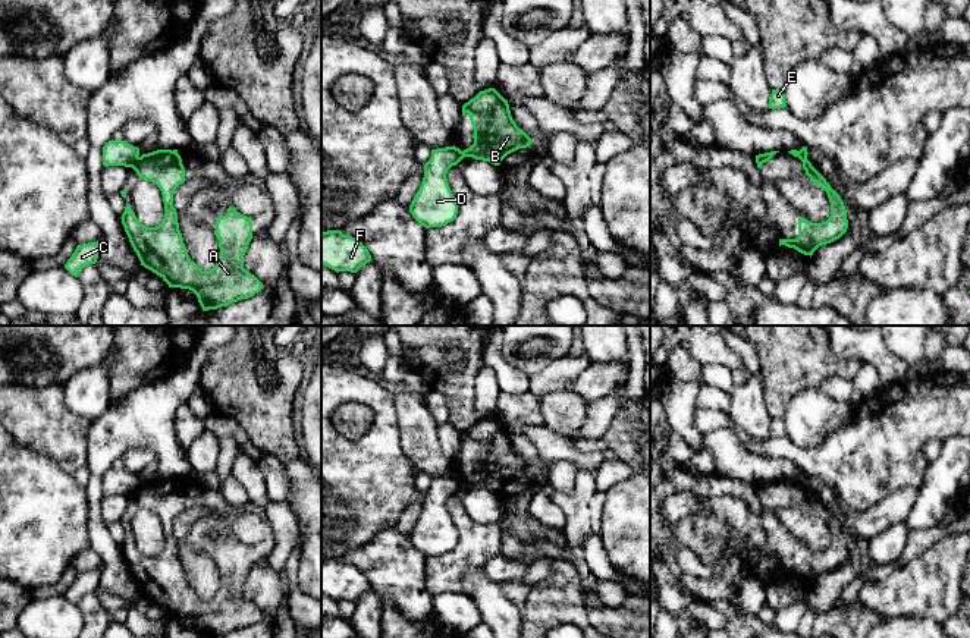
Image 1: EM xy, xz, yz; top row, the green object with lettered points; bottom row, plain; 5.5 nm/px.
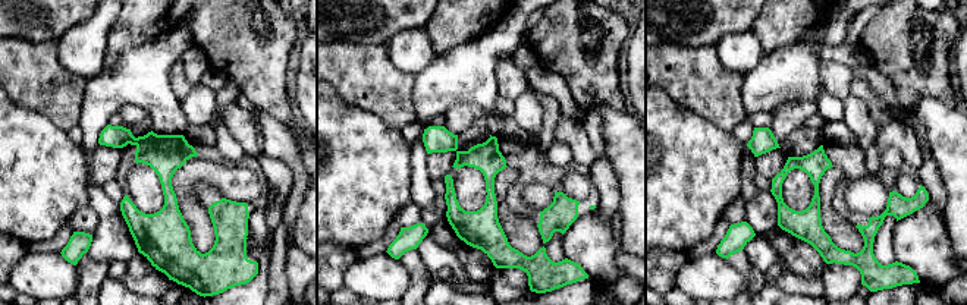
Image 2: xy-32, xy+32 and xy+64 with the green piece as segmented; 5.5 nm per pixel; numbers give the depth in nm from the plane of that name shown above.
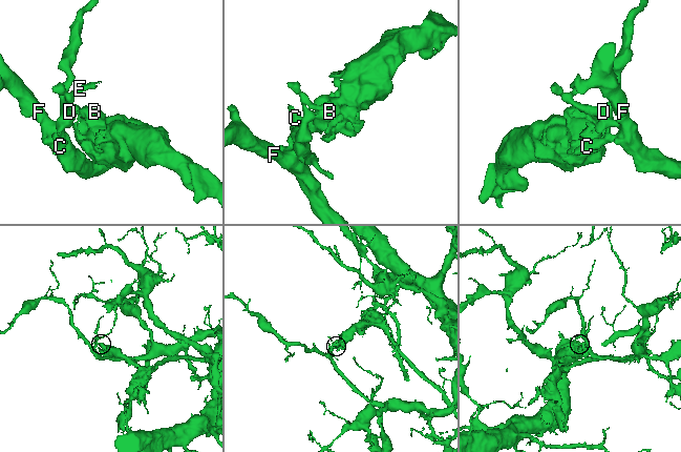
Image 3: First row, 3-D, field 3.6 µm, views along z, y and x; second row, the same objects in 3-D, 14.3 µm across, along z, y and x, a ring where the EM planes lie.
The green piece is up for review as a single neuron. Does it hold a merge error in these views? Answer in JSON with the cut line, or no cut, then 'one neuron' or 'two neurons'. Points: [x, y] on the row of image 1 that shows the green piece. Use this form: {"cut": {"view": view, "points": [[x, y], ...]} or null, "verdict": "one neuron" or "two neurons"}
{"cut": {"view": "xy", "points": [[138, 157], [129, 166]]}, "verdict": "two neurons"}

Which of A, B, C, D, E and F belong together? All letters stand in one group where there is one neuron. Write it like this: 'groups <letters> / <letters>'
groups A B / C D E F

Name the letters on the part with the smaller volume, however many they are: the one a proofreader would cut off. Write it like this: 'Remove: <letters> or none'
Remove: A, B

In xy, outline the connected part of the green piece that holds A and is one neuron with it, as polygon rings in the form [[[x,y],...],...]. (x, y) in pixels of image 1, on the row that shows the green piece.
[[[178,150],[142,154],[131,167],[139,179],[150,180],[160,188],[166,211],[158,226],[147,227],[138,221],[131,205],[125,207],[122,224],[141,265],[160,276],[169,287],[192,290],[203,311],[248,299],[264,287],[254,274],[244,268],[244,255],[252,239],[251,217],[232,207],[216,221],[219,263],[210,271],[203,271],[189,258],[173,207],[173,192],[186,180]]]

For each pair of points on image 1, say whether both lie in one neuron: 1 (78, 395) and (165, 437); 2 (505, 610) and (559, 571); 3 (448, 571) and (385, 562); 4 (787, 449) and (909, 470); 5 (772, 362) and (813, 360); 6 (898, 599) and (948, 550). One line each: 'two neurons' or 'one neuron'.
1: two neurons
2: two neurons
3: two neurons
4: one neuron
5: one neuron
6: one neuron

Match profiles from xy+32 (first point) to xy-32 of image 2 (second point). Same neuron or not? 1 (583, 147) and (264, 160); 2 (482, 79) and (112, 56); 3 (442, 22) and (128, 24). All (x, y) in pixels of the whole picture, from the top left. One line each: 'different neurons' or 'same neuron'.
1: different neurons
2: different neurons
3: same neuron

